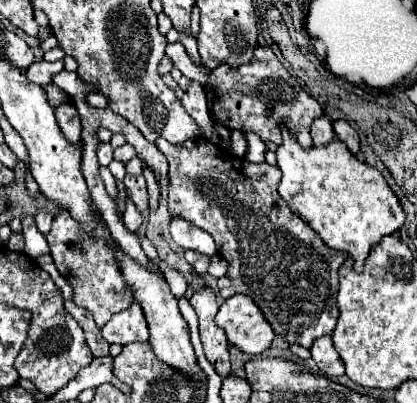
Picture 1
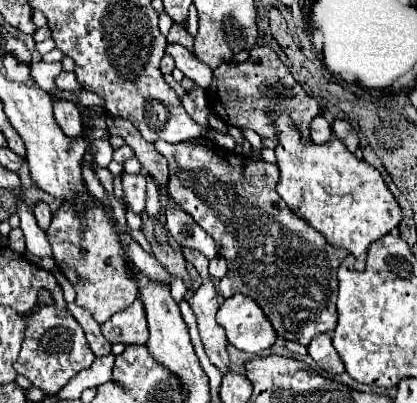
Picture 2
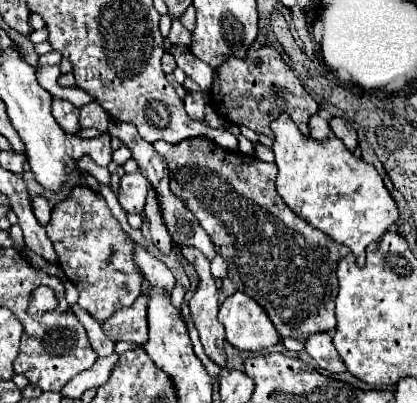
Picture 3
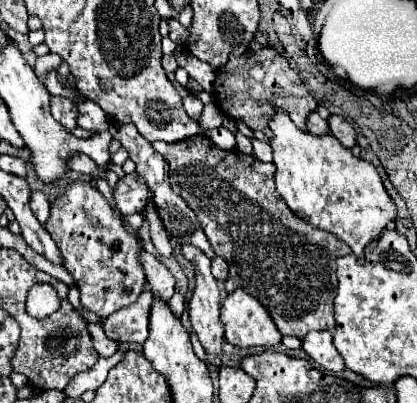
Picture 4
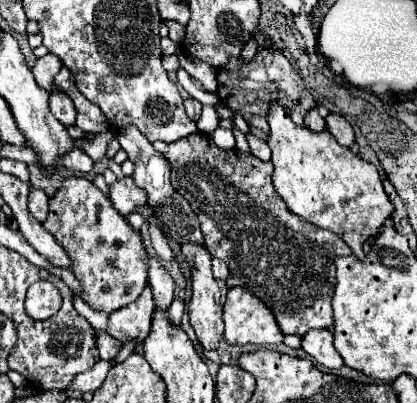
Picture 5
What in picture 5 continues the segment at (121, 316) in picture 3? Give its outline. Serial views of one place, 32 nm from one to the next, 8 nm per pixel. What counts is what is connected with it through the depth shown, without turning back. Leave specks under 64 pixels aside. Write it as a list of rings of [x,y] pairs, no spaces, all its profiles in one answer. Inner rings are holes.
[[[144,288],[136,302],[118,308],[110,314],[108,320],[108,334],[112,334],[122,344],[134,338],[144,340],[150,334],[152,326],[152,312],[154,312],[154,298],[152,288]]]

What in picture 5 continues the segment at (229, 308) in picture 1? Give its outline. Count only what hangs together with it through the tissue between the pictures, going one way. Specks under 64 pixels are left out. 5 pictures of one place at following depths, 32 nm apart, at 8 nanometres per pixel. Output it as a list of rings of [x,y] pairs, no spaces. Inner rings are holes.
[[[240,286],[228,290],[222,318],[226,324],[224,338],[230,344],[258,344],[272,348],[284,342],[284,334],[280,332],[272,310]]]

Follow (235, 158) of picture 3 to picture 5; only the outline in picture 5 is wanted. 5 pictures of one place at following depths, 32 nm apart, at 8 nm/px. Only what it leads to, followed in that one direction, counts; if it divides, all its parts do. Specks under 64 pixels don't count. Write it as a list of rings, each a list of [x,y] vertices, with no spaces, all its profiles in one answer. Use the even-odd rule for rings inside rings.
[[[194,132],[186,138],[180,138],[172,144],[154,142],[158,152],[162,152],[172,164],[172,184],[174,188],[190,202],[192,210],[200,220],[200,228],[204,234],[204,244],[214,258],[220,258],[228,264],[230,276],[226,280],[228,288],[242,286],[256,294],[264,304],[268,304],[280,324],[284,334],[304,336],[312,328],[332,328],[332,288],[336,284],[336,256],[350,256],[352,250],[346,242],[330,232],[308,224],[304,218],[288,212],[284,200],[276,196],[272,188],[272,162],[262,162],[250,152],[240,152],[236,148],[224,150],[218,148],[212,136]]]

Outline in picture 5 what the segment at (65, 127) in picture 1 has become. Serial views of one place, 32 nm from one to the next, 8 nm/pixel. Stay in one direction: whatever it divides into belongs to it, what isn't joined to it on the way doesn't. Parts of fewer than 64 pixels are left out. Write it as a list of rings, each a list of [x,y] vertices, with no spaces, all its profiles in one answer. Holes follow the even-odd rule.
[[[54,90],[50,92],[50,110],[54,114],[56,120],[60,120],[64,126],[74,124],[76,120],[76,108],[74,102],[70,100],[70,96],[62,90]]]

